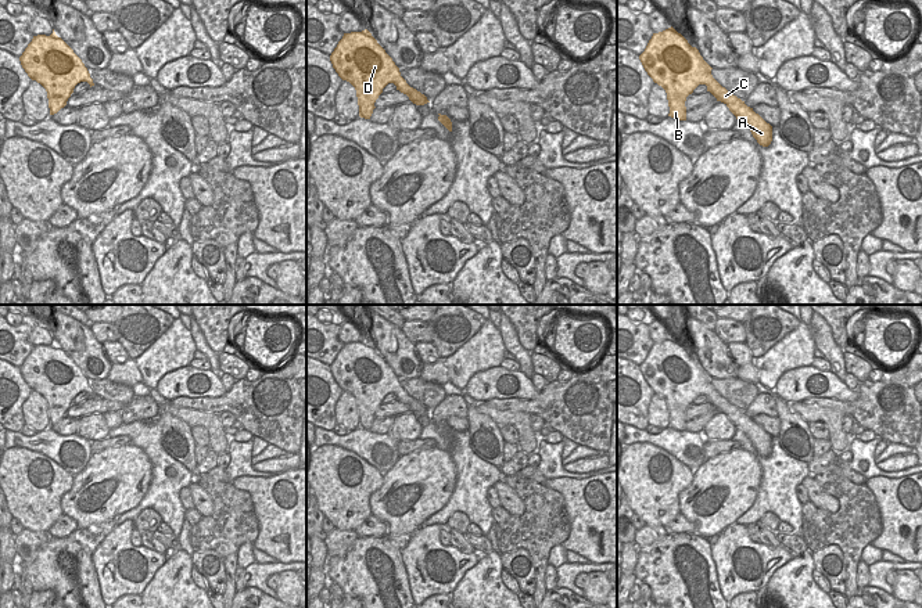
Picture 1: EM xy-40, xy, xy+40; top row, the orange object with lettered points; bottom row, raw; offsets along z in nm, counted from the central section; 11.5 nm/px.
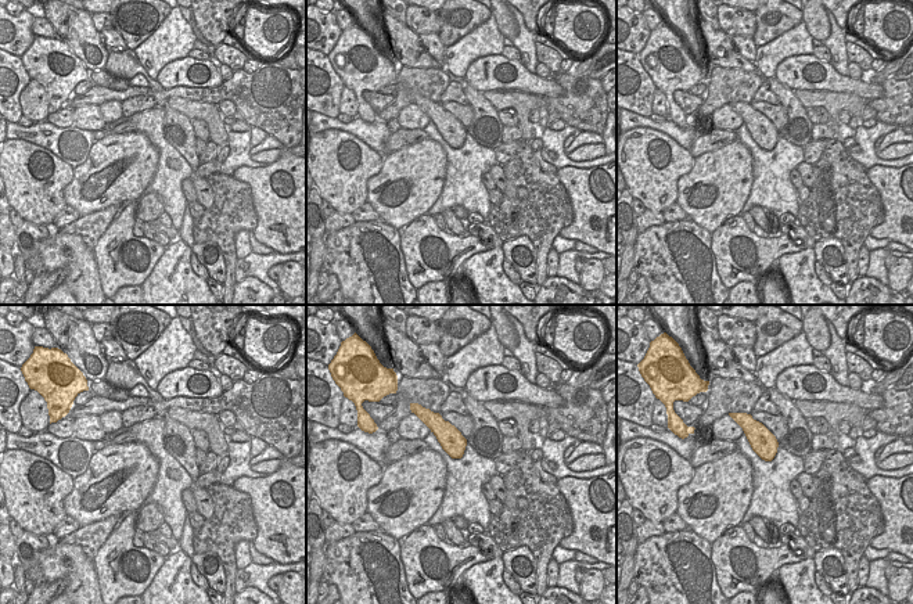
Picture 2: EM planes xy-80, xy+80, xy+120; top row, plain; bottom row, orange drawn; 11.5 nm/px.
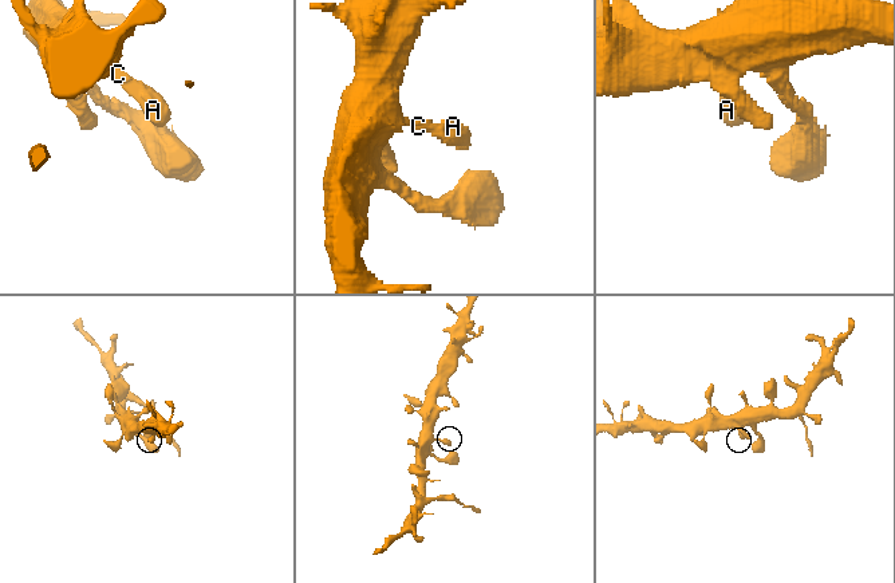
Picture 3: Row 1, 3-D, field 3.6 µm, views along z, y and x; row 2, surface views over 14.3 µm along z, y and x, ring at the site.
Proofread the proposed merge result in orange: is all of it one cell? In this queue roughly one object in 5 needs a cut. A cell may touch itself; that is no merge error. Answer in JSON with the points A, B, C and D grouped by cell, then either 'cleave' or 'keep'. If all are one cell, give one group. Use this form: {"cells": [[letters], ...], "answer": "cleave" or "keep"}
{"cells": [["A", "B", "C", "D"]], "answer": "keep"}

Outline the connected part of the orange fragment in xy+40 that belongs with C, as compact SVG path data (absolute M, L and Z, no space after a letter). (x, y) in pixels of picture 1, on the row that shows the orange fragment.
M672 26L653 33L639 60L653 79L667 93L670 114L677 120L686 120L685 101L699 84L706 84L717 101L724 102L740 119L763 147L772 141L772 126L767 123L745 101L731 94L711 75L711 66L699 50Z

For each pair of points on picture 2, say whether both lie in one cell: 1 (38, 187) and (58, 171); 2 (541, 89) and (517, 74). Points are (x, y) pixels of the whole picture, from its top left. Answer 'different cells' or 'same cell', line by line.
1: same cell
2: same cell

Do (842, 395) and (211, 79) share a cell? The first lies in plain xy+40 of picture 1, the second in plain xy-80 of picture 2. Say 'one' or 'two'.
one

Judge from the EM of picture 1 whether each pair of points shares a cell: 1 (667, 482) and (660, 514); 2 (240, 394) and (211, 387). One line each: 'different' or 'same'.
1: same
2: different

